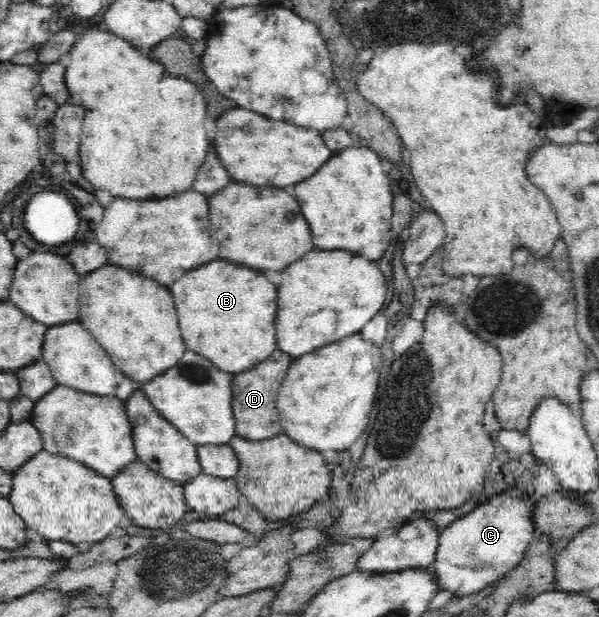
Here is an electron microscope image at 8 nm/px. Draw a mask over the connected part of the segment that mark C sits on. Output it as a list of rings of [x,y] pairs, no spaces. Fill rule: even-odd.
[[[506,494],[495,495],[488,501],[478,504],[470,513],[450,523],[440,532],[435,561],[430,566],[439,589],[448,590],[458,596],[477,594],[488,584],[496,583],[516,567],[528,546],[536,538],[532,511],[534,511],[534,504],[530,500],[530,495],[517,498]]]

